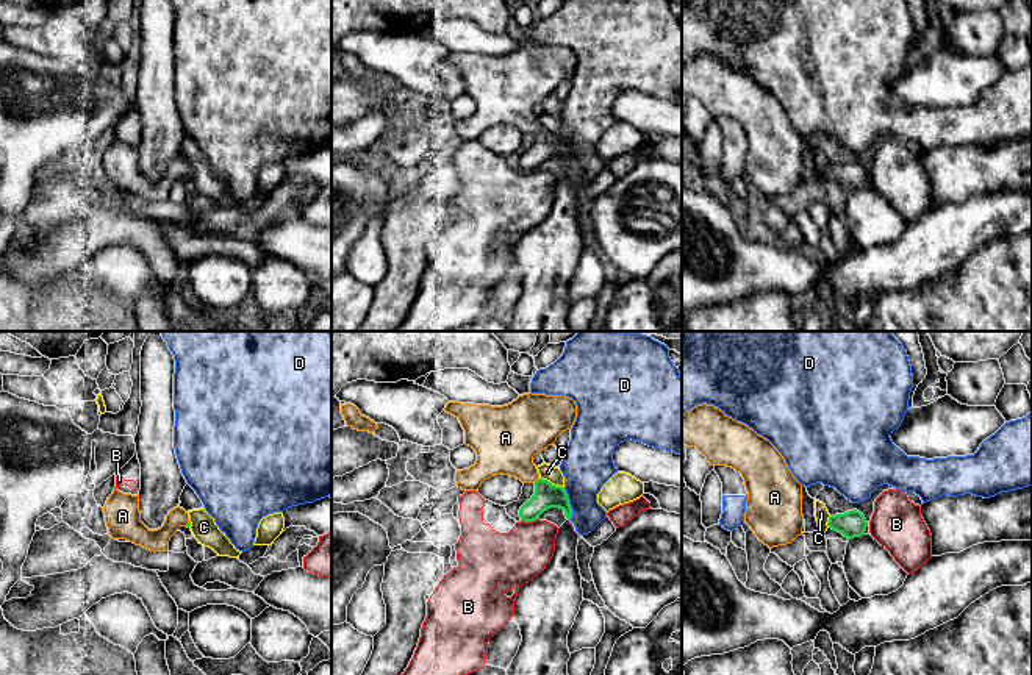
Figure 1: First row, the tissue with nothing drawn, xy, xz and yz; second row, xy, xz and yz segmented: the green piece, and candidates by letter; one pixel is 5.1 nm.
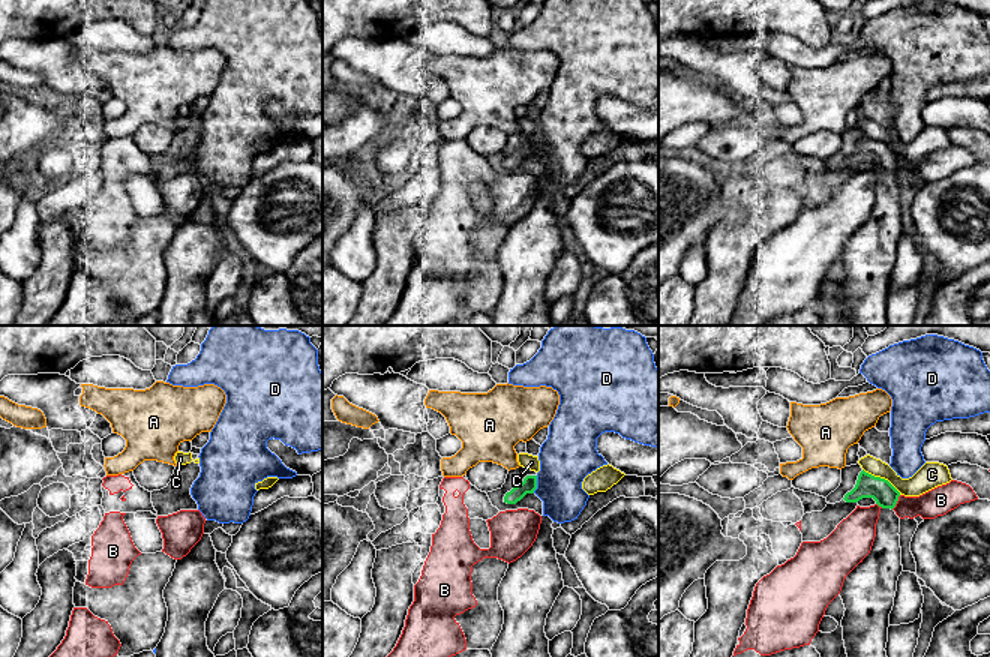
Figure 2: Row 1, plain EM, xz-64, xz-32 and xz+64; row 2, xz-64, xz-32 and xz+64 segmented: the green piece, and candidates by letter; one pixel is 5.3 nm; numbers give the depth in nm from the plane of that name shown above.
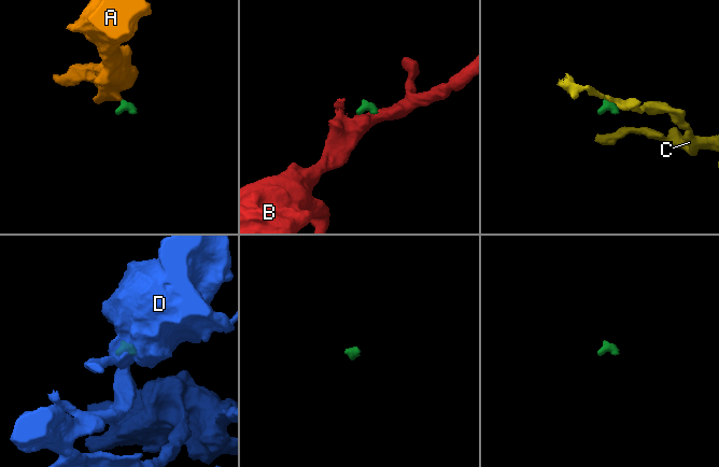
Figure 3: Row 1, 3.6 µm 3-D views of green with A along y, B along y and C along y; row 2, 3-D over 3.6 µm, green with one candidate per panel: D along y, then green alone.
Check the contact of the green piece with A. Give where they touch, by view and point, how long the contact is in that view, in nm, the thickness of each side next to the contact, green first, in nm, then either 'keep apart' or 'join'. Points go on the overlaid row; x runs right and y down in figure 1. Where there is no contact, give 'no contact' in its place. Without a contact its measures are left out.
meets green in xz at (537, 480); contact 40 nm long; 130 nm thick on the green side, 320 nm on the other; join

